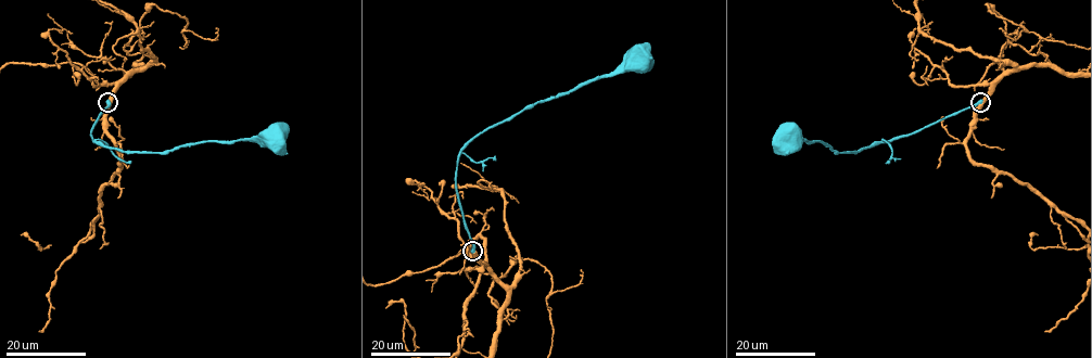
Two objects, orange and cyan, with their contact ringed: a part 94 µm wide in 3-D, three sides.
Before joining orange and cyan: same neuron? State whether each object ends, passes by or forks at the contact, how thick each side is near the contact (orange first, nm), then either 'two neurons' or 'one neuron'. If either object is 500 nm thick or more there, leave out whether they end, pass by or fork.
calibres 500 and 650 nm; two neurons

